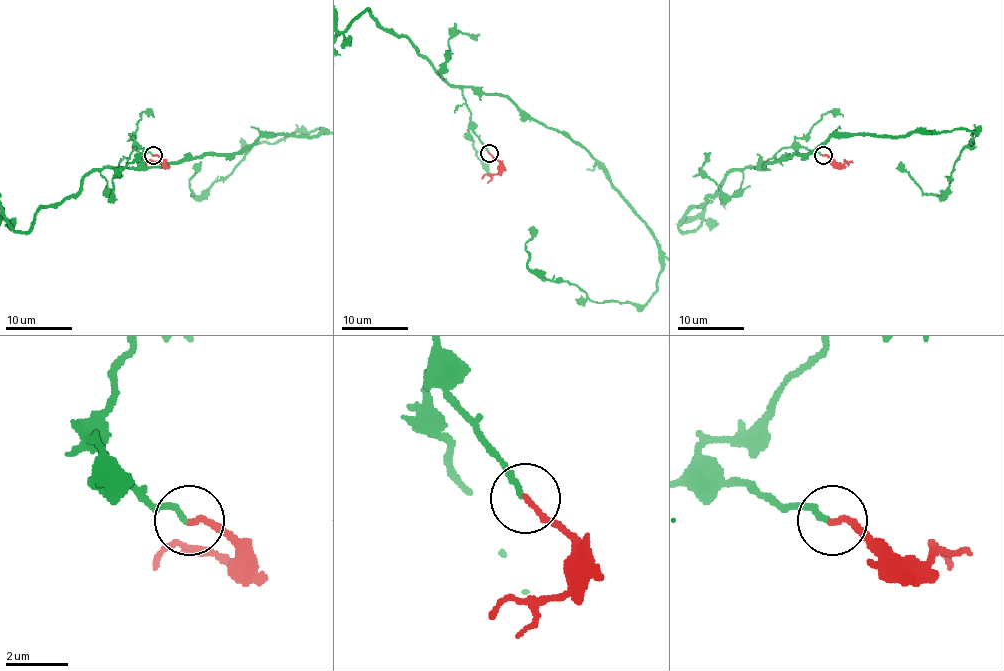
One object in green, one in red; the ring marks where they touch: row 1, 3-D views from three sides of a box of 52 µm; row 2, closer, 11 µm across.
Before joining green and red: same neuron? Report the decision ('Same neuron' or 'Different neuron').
Same neuron

